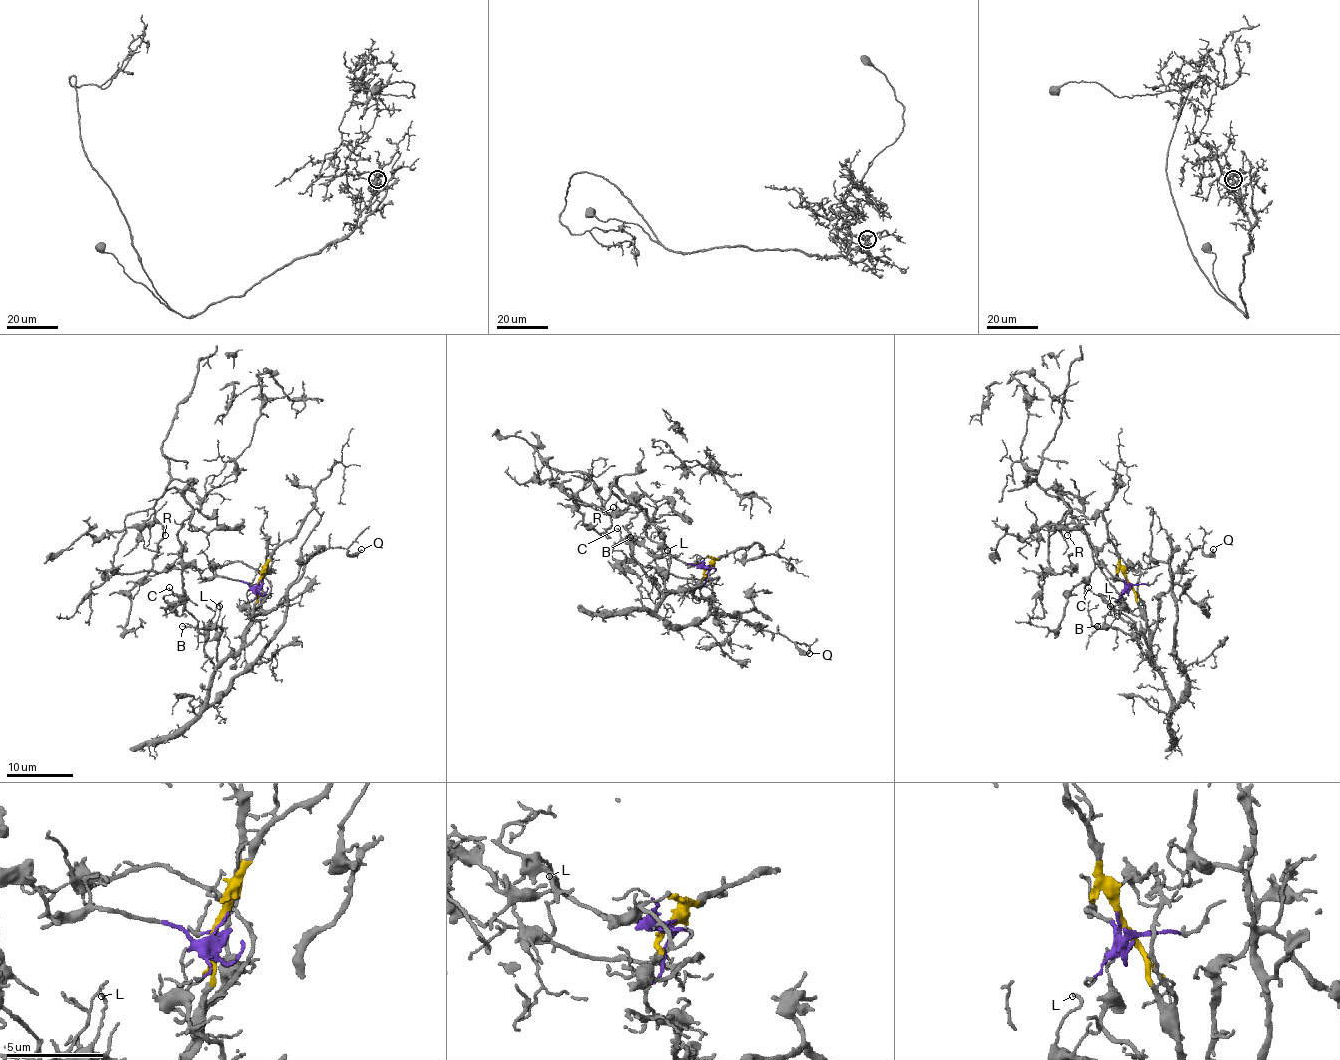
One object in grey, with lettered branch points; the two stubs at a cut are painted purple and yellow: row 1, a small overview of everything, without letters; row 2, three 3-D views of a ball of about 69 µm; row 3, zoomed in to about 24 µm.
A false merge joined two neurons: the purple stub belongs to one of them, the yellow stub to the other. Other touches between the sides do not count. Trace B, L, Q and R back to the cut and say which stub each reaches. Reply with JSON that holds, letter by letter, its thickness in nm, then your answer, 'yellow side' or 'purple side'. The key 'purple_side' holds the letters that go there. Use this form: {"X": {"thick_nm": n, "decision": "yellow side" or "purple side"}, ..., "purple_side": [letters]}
{"B": {"thick_nm": 140, "decision": "yellow side"}, "L": {"thick_nm": 140, "decision": "yellow side"}, "Q": {"thick_nm": 200, "decision": "yellow side"}, "R": {"thick_nm": 110, "decision": "purple side"}, "purple_side": ["R"]}

